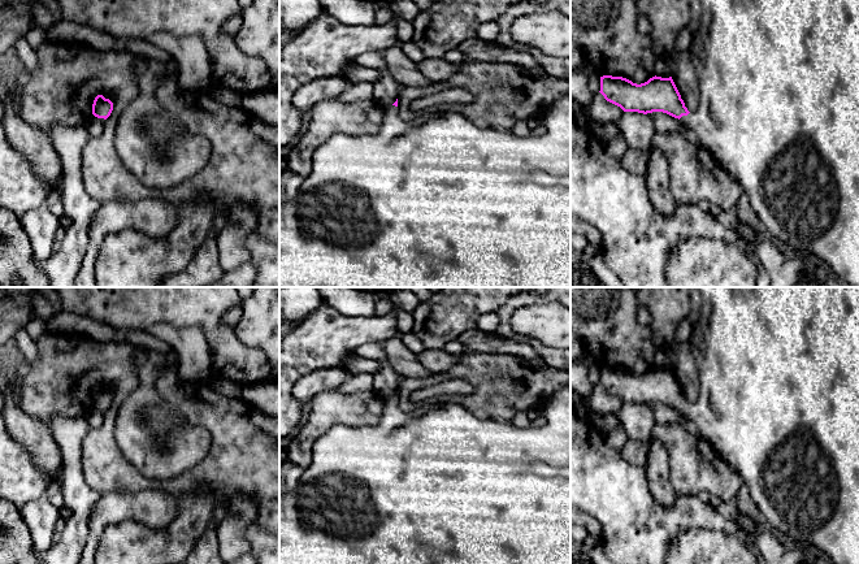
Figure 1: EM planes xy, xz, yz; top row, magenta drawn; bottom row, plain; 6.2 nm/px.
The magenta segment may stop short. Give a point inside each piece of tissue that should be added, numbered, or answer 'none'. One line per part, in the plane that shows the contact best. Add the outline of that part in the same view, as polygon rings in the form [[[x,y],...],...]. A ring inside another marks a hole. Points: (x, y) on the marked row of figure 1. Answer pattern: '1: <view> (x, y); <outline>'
1: yz (779, 92); [[[699,0],[700,36],[706,61],[699,74],[699,100],[695,110],[680,118],[698,136],[702,147],[742,187],[752,211],[767,229],[767,235],[776,239],[791,256],[810,252],[825,263],[846,287],[859,287],[859,0]]]

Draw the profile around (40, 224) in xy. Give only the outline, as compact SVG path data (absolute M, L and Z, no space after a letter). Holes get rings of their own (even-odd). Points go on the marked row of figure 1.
M43 205L26 212L21 222L30 239L34 259L42 264L56 250L55 233L60 227L60 220Z

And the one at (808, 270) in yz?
M760 234L750 242L750 247L767 270L771 287L846 287L825 263L810 252L793 261L776 239Z

